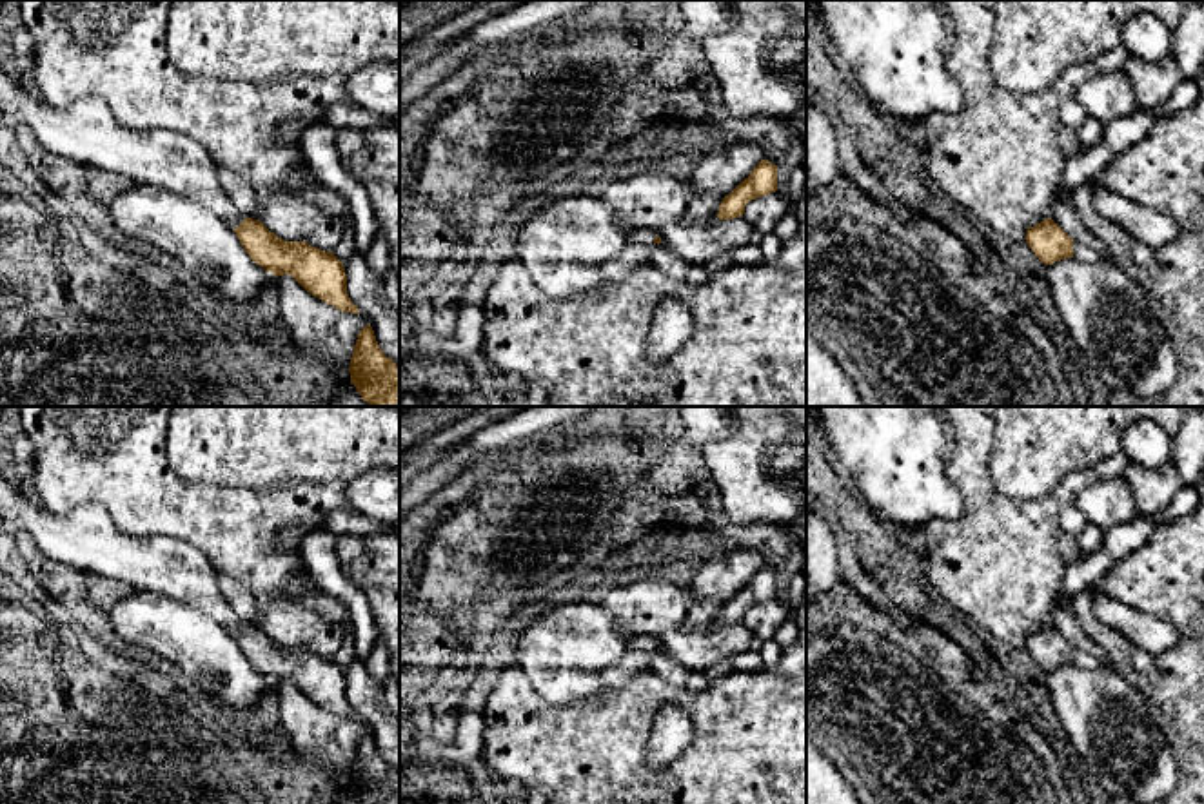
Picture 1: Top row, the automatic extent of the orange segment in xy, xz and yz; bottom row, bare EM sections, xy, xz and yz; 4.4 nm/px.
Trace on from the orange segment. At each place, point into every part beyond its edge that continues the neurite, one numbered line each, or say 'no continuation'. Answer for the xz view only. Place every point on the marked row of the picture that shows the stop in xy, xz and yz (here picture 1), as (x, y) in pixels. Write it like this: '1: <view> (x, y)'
1: xz (638, 242)

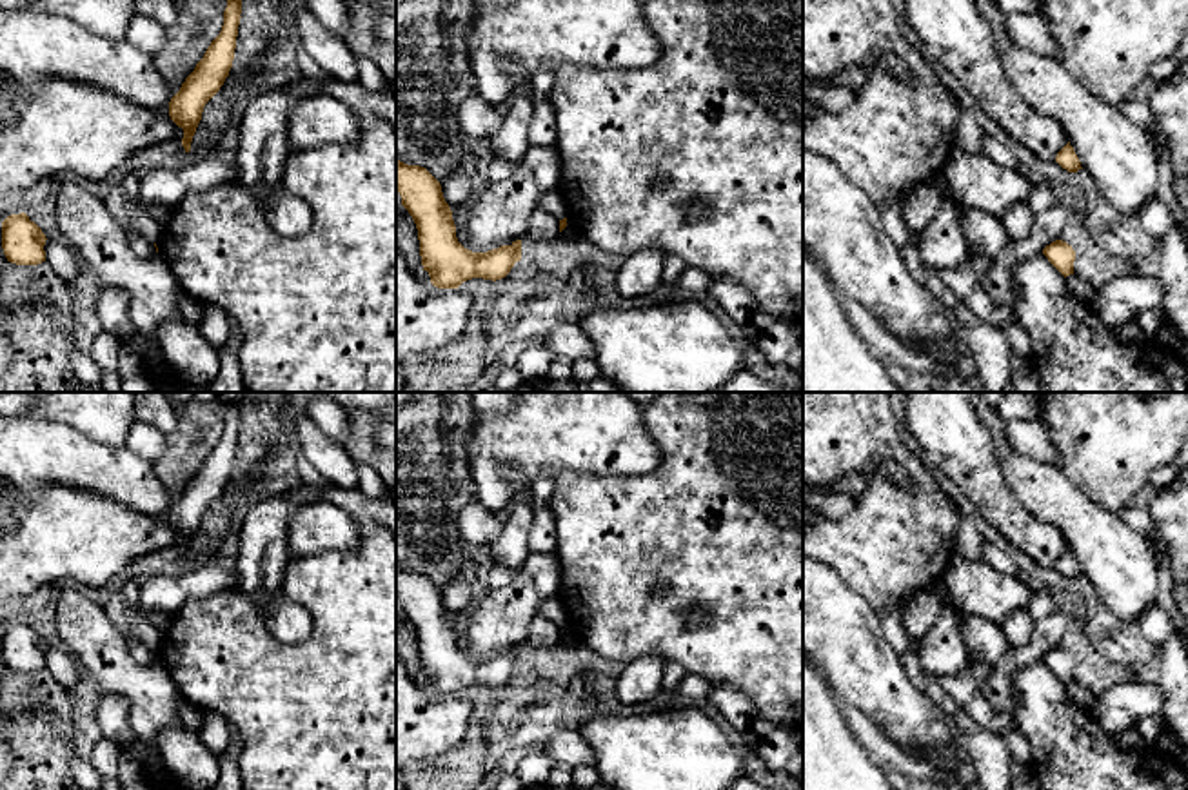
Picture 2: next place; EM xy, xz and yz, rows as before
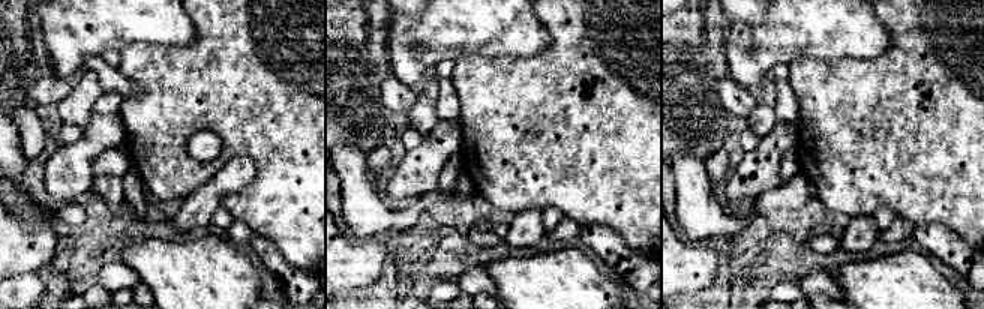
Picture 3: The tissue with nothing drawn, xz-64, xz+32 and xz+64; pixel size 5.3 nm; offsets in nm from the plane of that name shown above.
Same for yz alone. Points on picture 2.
no continuation

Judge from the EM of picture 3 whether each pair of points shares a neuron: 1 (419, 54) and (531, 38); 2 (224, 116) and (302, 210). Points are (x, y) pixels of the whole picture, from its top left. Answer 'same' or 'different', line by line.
1: same
2: same

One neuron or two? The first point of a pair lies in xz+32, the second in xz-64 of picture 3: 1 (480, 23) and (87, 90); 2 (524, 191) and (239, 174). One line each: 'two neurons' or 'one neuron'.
1: two neurons
2: two neurons

